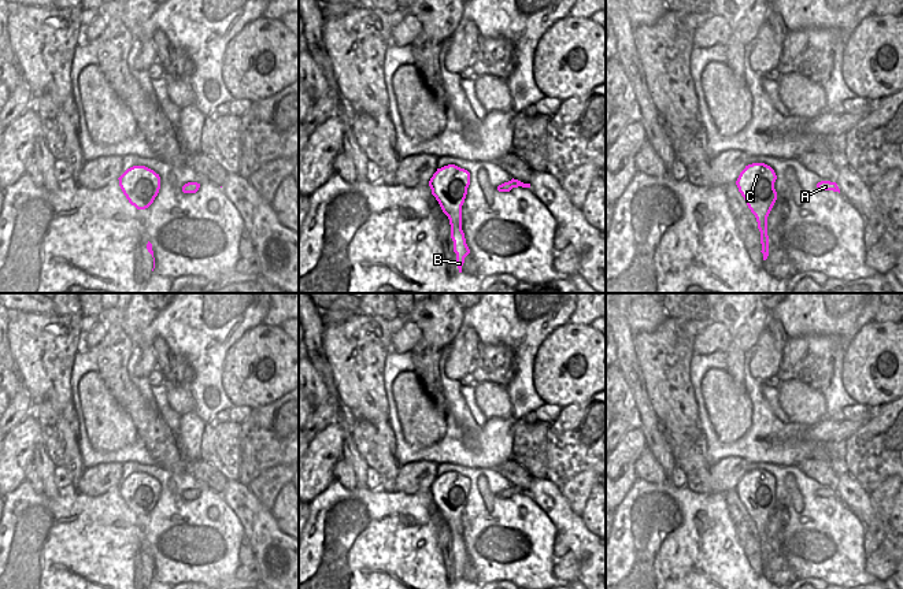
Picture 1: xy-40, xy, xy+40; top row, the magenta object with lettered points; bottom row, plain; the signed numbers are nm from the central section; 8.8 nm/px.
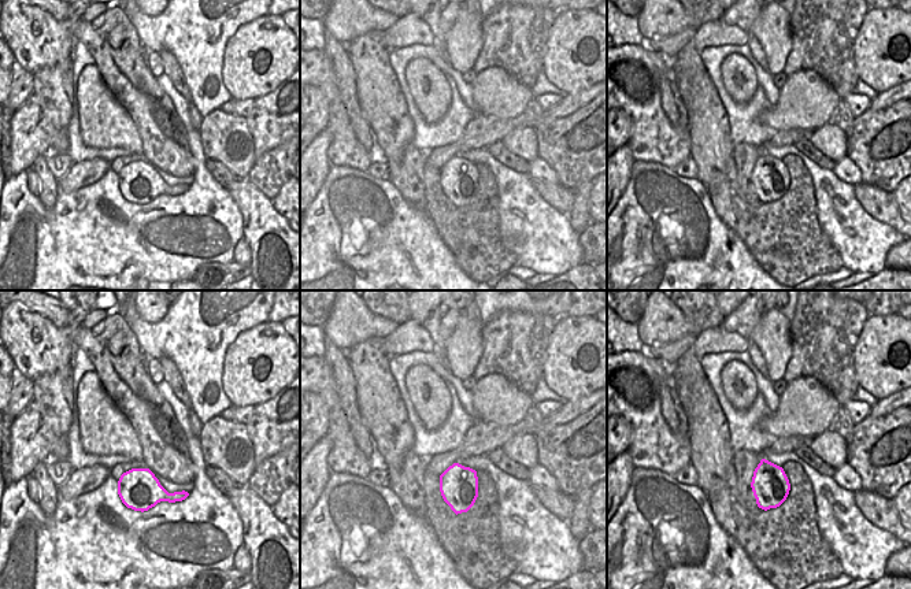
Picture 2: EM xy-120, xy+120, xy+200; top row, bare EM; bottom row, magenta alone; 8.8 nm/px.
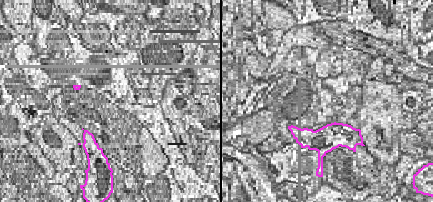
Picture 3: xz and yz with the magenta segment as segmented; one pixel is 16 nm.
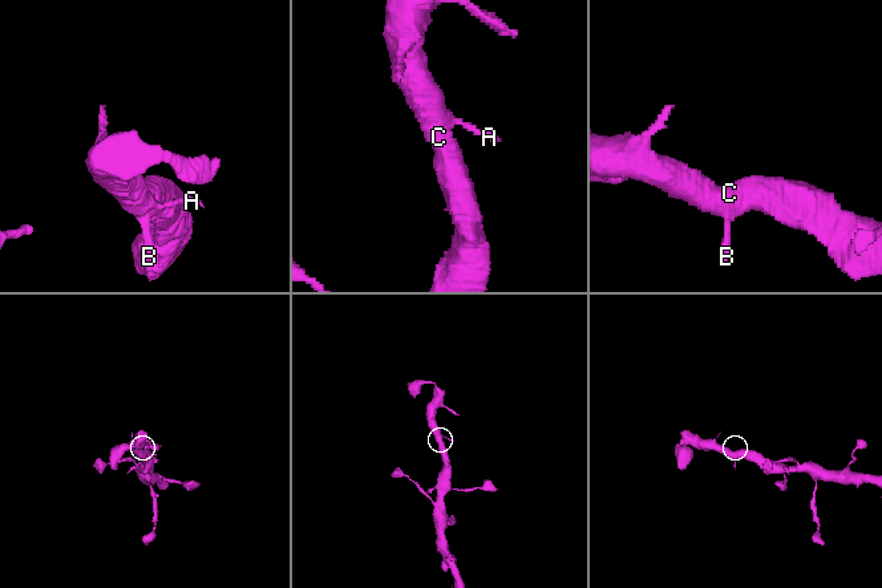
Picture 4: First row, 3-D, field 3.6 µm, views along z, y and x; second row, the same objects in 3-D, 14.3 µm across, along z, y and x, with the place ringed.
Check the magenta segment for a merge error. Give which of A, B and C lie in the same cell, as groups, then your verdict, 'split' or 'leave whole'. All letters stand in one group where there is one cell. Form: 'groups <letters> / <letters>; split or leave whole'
groups A B C; leave whole

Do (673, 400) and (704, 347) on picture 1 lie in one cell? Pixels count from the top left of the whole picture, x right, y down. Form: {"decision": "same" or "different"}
{"decision": "different"}

